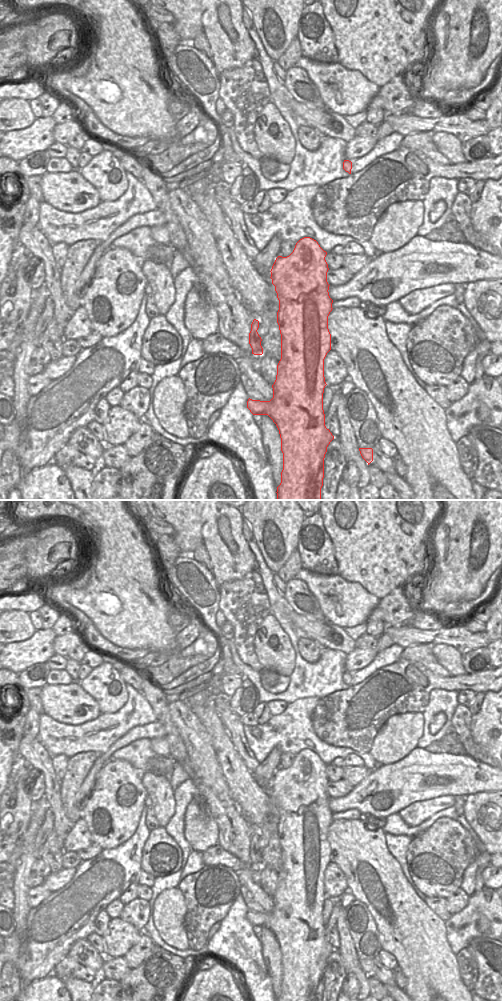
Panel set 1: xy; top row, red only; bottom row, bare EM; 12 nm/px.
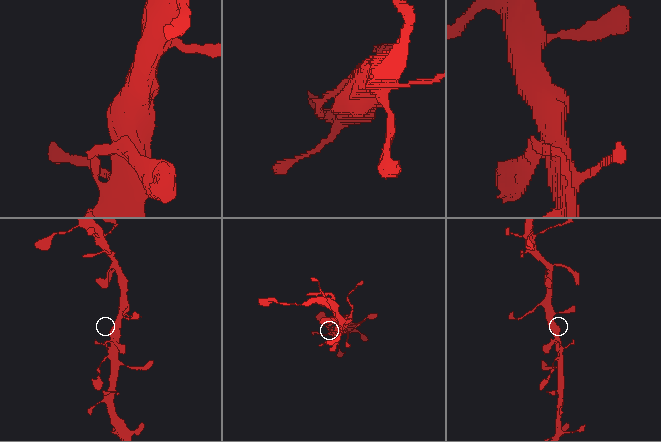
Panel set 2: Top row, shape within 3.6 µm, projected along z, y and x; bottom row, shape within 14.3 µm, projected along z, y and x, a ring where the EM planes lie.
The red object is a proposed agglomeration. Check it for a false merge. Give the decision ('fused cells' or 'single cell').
single cell

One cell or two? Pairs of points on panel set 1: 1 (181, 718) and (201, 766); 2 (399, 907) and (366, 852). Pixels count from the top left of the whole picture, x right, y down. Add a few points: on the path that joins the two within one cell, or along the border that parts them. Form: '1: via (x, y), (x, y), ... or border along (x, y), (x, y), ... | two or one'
1: via (191, 730), (198, 742), (201, 754) | one
2: via (387, 893), (386, 886), (373, 866) | one

